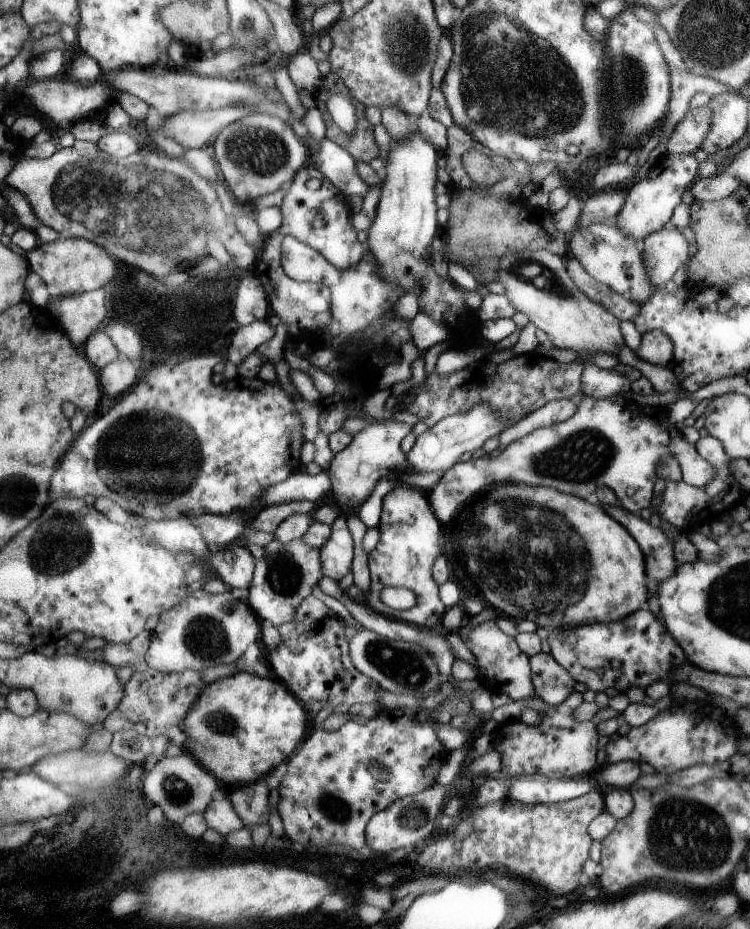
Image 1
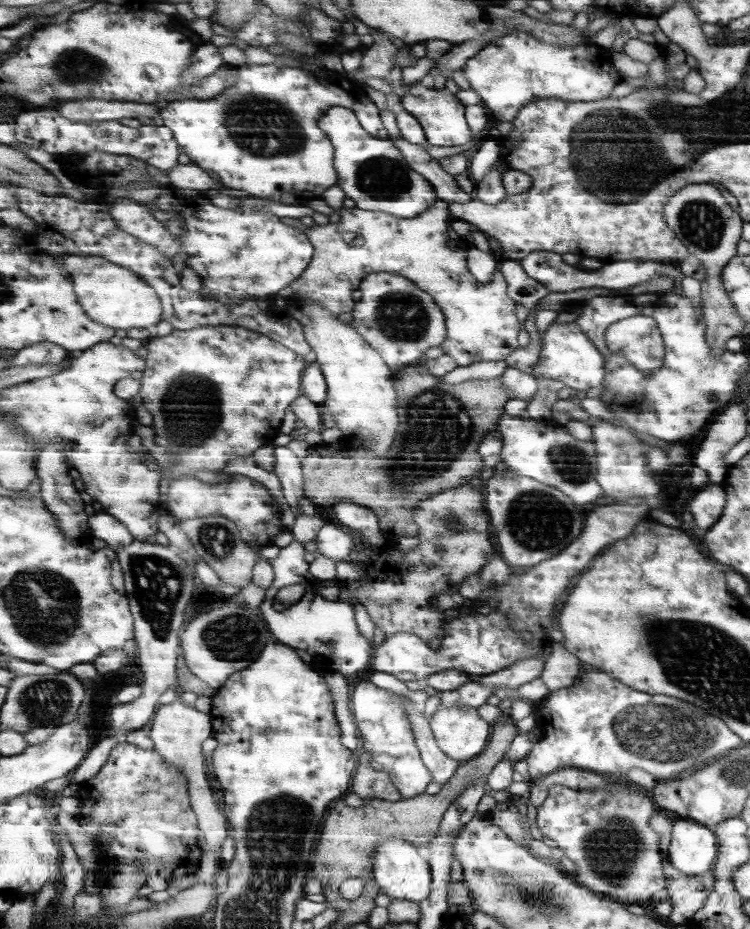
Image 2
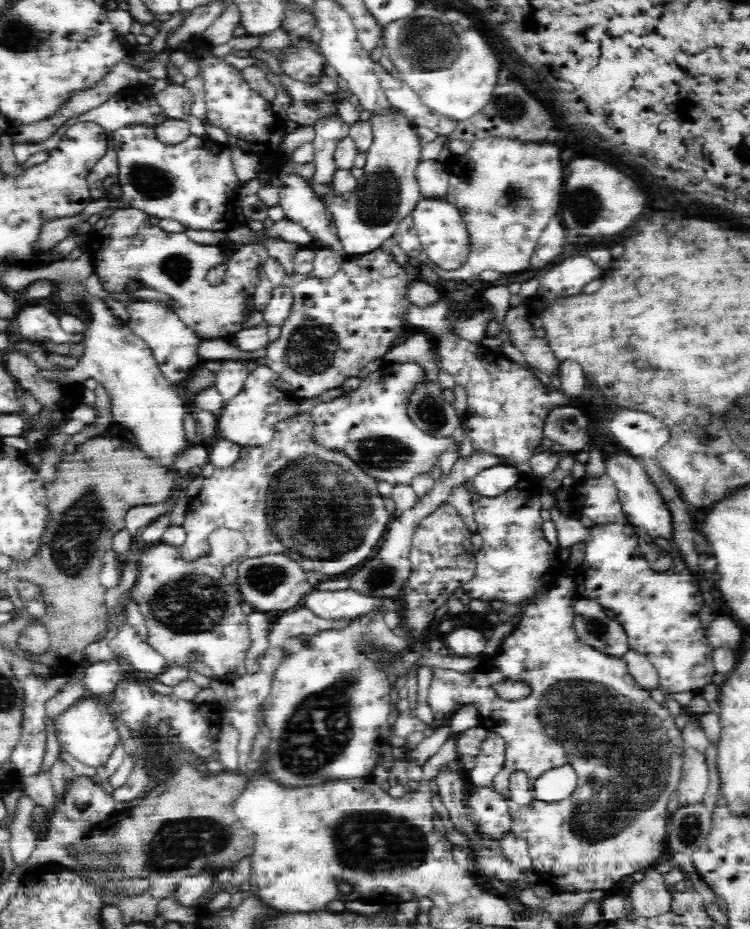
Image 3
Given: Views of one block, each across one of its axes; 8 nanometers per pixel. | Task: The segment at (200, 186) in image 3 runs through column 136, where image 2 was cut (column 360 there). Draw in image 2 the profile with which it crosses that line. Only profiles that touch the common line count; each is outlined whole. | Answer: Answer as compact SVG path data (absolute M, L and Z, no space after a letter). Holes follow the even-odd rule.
M343 106L329 110L325 118L321 118L321 128L335 144L335 166L341 178L339 186L345 188L347 200L351 198L357 202L359 210L383 212L407 220L427 214L433 202L437 202L433 182L409 166L405 154L391 138L383 140L367 132L353 110Z

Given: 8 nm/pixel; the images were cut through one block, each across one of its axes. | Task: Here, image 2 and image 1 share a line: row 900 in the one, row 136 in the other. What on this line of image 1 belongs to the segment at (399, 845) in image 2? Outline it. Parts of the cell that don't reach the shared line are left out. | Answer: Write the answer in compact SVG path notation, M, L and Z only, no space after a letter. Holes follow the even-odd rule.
M421 128L415 130L415 134L409 140L401 140L393 144L393 152L389 154L389 162L387 162L387 170L385 170L385 180L383 180L383 198L377 210L377 216L373 220L373 228L369 234L369 250L373 252L373 256L377 258L377 262L381 264L381 272L385 274L387 280L391 280L393 284L401 286L405 292L419 292L425 284L425 290L419 294L419 312L427 314L431 320L435 320L439 326L449 328L459 332L457 338L447 340L445 344L439 346L439 352L445 350L469 350L469 348L477 348L481 346L481 342L485 340L485 336L481 334L481 322L477 320L477 312L469 310L469 292L463 290L455 280L451 280L449 276L441 276L439 270L435 268L433 262L433 240L437 236L437 228L441 228L437 224L437 204L435 204L435 186L437 186L437 160L439 160L439 150L423 136Z

